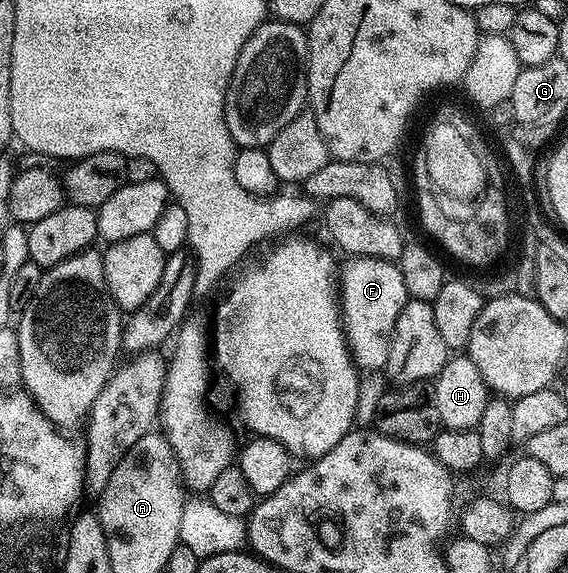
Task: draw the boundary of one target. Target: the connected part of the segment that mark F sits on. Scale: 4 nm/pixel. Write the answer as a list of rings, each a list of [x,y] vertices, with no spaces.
[[[354,257],[340,275],[340,308],[351,356],[362,371],[385,370],[396,319],[408,300],[404,275],[393,261]]]

